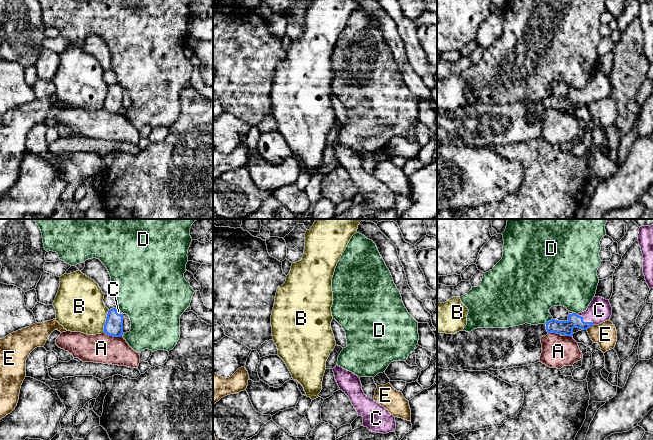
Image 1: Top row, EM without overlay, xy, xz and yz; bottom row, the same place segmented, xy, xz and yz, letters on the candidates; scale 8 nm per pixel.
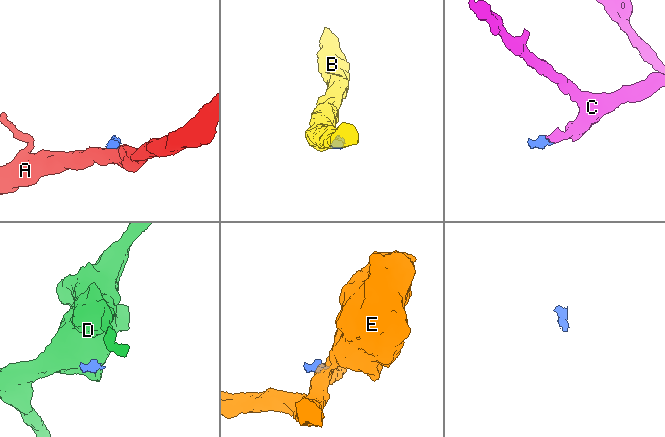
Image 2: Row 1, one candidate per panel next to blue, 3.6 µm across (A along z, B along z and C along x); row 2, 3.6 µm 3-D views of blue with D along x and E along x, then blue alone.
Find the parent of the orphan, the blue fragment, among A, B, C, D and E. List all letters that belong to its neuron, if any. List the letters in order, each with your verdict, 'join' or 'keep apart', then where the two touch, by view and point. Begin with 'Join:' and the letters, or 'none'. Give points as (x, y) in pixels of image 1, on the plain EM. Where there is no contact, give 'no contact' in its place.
Join: C
A: keep apart | xy (112, 111)
B: keep apart | xy (106, 97)
C: join | yz (583, 97)
D: keep apart | yz (548, 97)
E: keep apart | yz (589, 102)

